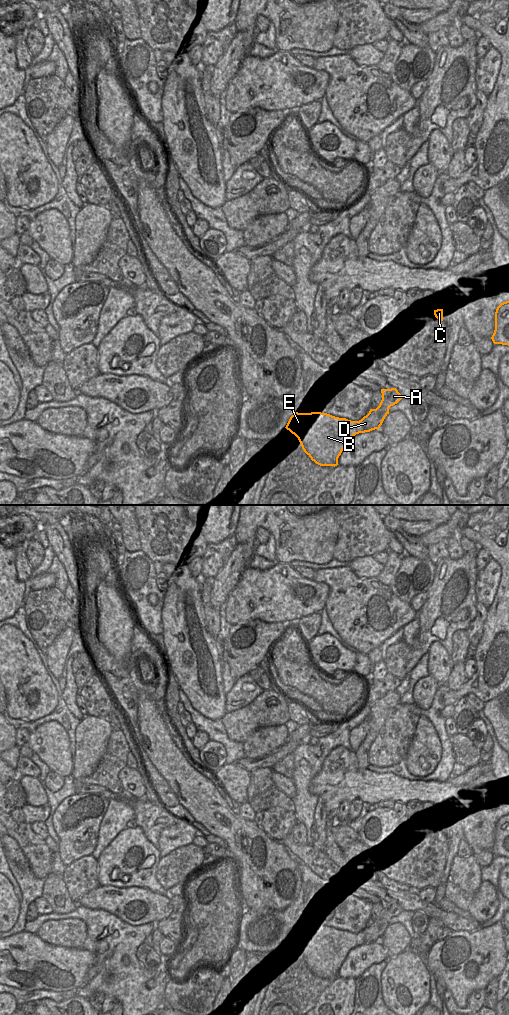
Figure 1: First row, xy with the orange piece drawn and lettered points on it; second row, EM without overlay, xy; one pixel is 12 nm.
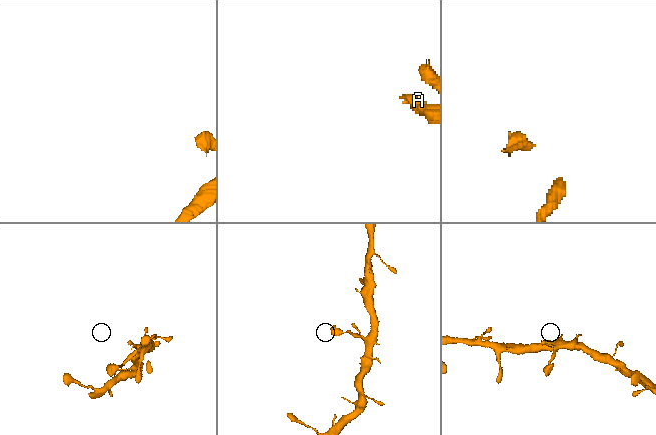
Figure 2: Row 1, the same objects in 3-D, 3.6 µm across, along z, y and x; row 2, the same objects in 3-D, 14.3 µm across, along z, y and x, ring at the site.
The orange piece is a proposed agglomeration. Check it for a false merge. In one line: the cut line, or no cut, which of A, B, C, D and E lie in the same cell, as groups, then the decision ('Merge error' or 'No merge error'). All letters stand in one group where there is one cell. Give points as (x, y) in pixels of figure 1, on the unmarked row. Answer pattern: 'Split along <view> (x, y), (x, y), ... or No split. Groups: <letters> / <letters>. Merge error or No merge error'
No split. Groups: A B C D E. No merge error.

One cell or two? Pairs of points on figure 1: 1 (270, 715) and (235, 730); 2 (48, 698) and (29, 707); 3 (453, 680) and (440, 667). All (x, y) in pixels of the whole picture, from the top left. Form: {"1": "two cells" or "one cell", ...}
{"1": "one cell", "2": "one cell", "3": "two cells"}

